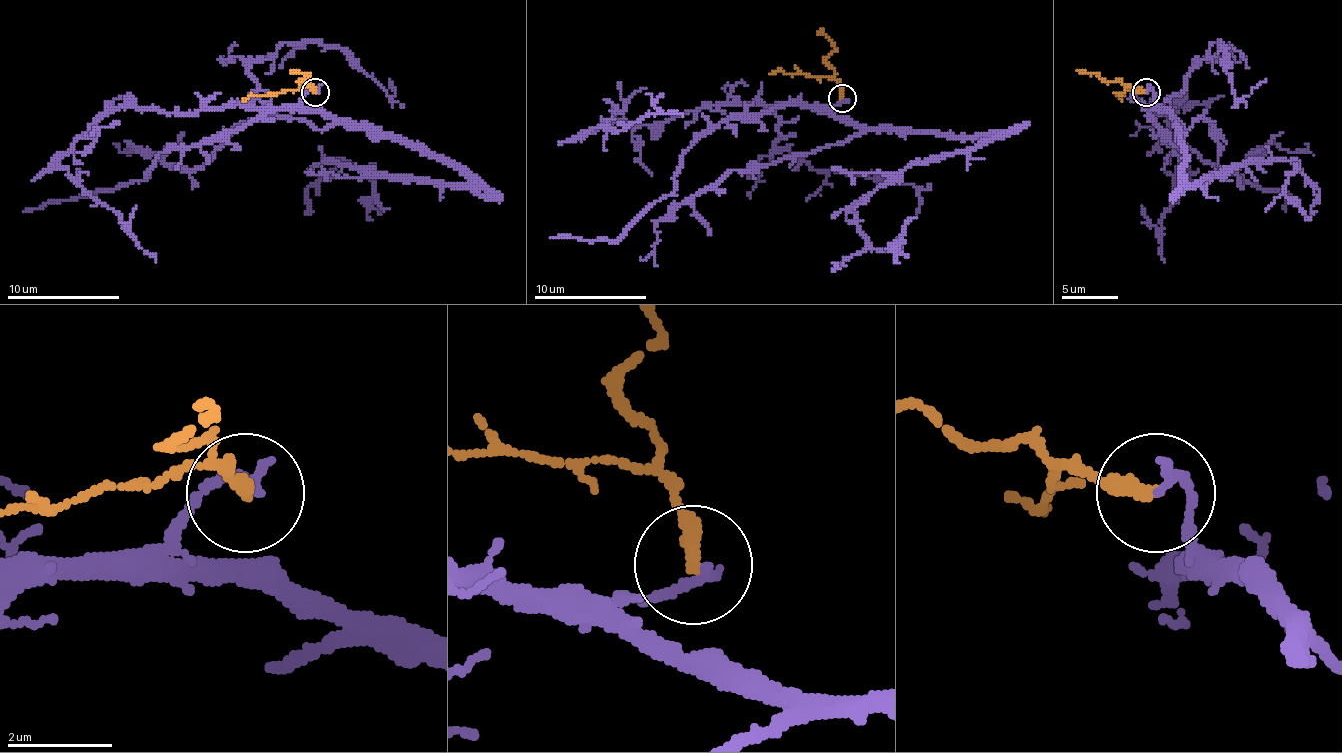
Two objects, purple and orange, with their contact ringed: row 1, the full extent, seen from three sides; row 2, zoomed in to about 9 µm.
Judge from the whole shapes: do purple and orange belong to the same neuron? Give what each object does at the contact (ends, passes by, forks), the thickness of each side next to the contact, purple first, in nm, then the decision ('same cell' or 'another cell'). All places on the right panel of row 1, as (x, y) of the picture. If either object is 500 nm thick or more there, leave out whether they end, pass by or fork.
purple ends | orange ends | 180/320 nm | another cell

